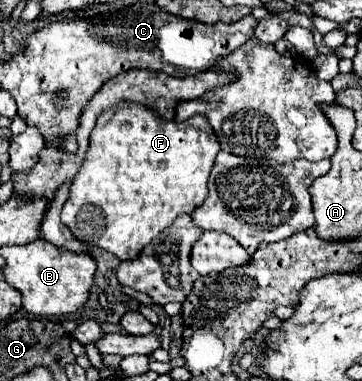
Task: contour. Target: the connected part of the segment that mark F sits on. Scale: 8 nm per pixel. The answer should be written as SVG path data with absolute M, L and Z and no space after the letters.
M119 103L117 109L107 109L97 117L91 133L85 161L71 185L71 199L63 205L61 221L85 245L97 245L121 261L135 259L141 247L149 245L173 219L181 213L191 213L207 199L207 179L221 145L205 115L187 121L165 121L153 109L139 103Z

